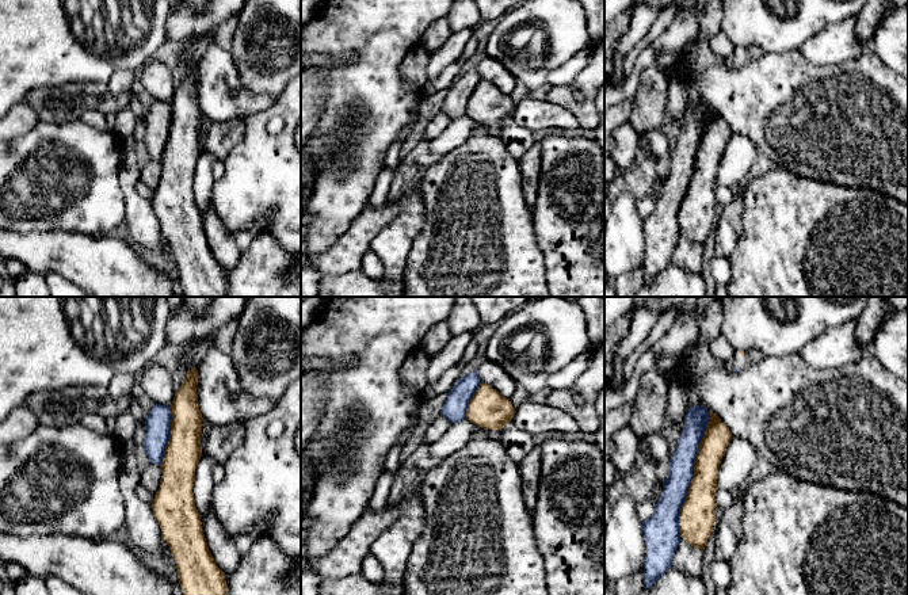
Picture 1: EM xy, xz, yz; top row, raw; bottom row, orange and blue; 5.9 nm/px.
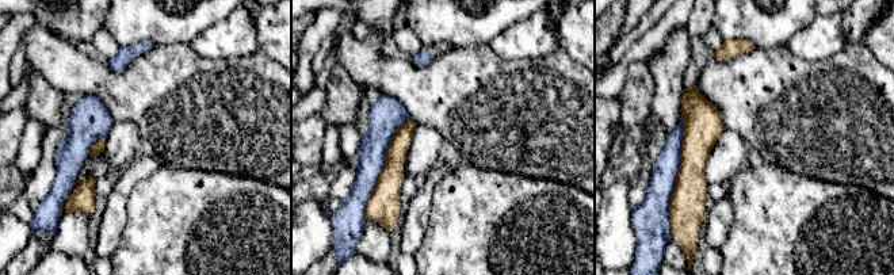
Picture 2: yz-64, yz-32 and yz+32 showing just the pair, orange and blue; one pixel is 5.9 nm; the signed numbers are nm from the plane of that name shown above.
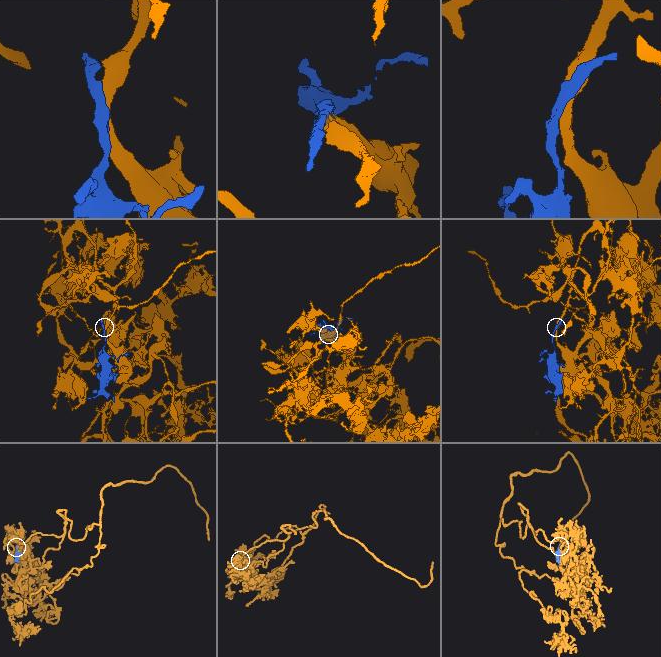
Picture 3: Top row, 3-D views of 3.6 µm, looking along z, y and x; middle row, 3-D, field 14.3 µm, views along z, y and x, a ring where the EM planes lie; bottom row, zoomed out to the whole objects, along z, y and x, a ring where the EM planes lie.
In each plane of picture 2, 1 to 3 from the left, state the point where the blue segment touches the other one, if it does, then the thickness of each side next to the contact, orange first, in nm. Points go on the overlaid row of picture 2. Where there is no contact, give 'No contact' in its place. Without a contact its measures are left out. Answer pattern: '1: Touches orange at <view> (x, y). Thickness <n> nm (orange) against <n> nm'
1: Touches orange at yz-64 (95, 144). Thickness 70 nm (orange) against 240 nm
2: Touches orange at yz-32 (384, 168). Thickness 190 nm (orange) against 170 nm
3: Touches orange at yz+32 (677, 174). Thickness 220 nm (orange) against 170 nm

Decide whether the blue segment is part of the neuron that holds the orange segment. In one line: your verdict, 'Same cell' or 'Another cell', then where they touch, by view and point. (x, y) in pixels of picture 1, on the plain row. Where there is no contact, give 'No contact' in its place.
Same cell. Touches orange at yz (694, 171)

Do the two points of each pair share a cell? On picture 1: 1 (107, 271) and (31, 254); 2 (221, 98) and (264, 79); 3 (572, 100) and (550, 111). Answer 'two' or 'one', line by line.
1: one
2: two
3: two

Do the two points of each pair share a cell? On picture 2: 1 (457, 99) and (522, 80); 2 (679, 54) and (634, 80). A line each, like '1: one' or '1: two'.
1: one
2: two

